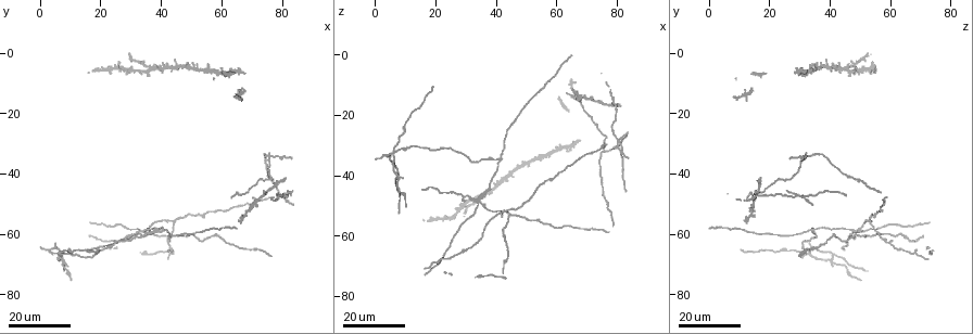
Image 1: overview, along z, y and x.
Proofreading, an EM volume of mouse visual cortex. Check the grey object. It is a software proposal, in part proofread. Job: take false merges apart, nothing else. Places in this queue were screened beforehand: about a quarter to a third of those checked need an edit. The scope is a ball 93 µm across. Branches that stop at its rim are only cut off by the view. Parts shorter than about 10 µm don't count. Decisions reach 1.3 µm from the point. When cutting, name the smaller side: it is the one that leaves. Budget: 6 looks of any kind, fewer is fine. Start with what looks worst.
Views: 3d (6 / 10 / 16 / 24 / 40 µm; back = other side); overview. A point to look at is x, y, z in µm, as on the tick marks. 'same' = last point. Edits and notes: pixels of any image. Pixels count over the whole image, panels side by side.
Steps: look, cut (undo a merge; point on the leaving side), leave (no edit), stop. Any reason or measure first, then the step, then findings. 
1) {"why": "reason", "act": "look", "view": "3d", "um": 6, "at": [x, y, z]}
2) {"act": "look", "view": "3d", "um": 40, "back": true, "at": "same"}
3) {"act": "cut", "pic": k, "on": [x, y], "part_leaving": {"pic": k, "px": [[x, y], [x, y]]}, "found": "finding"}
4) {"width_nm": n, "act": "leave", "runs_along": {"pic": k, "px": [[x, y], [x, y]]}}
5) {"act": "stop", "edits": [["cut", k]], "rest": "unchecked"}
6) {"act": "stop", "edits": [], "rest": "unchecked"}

{"why": "four-way junction", "act": "look", "view": "3d", "um": 24, "at": [34, 59, 48]}

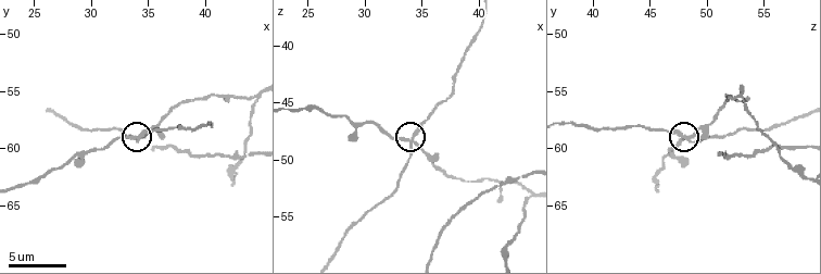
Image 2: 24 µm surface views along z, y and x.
{"why": "zoom in", "act": "look", "view": "3d", "um": 10, "at": [34.0, 59.0, 48.0]}

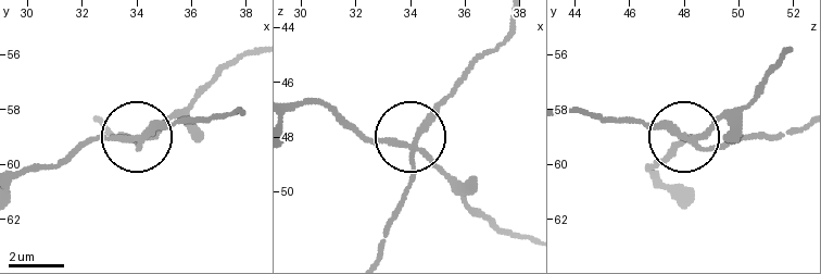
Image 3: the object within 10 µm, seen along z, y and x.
{"act": "cut", "pic": 3, "on": [438, 114], "part_leaving": {"pic": 3, "px": [[412, 145], [509, 21]]}, "found": "a second cell is stuck on"}

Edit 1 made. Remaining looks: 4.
{"why": "four or more arms meet", "act": "look", "view": "3d", "um": 16, "at": [76, 34, 32]}

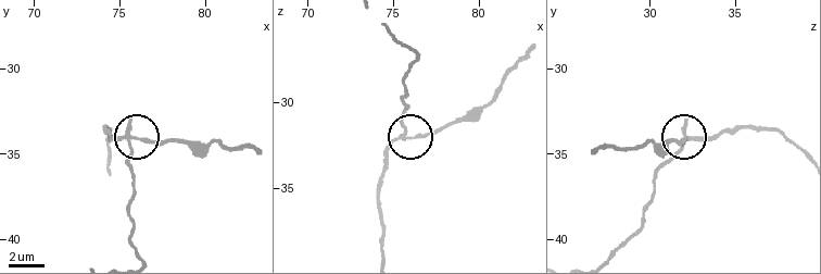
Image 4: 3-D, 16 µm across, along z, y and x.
{"act": "look", "view": "3d", "um": 6, "at": [75.6, 34.1, 32.0]}

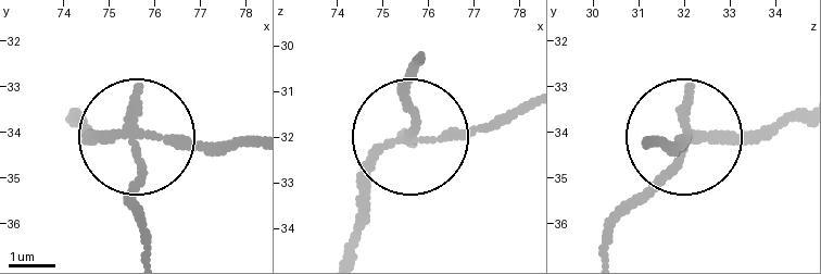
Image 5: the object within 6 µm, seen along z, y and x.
{"act": "look", "view": "3d", "um": 6, "back": true, "at": [75.50, 34.25, 32.05]}

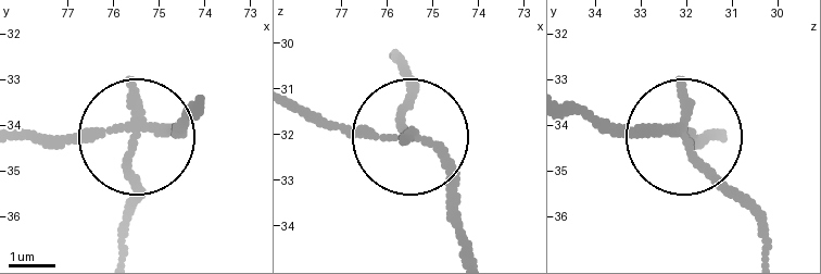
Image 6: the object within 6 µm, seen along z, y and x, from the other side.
{"arms": 4, "act": "cut", "pic": 6, "on": [133, 183], "part_leaving": {"pic": 6, "px": [[136, 132], [124, 256]]}, "found": "a second cell is stuck on"}

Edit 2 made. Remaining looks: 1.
{"why": "three arms meet", "act": "look", "view": "3d", "um": 6, "at": [44.8, 55.6, 53.0]}

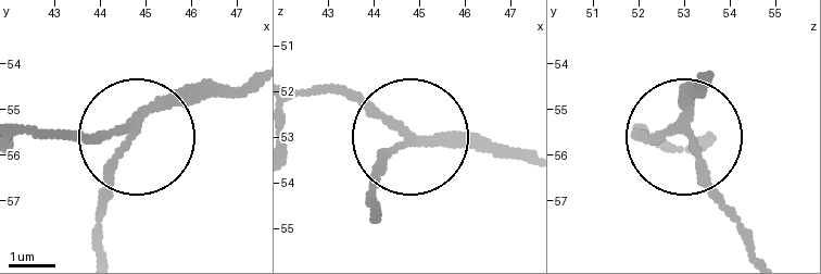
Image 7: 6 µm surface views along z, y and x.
{"arms": 3, "act": "leave", "runs_along": {"pic": 7, "px": [[527, 156], [433, 148], [340, 94], [308, 89]]}, "found": "one cell here"}

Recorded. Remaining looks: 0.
{"act": "stop", "edits": [["cut", 3], ["cut", 6]], "rest": "unchecked"}

